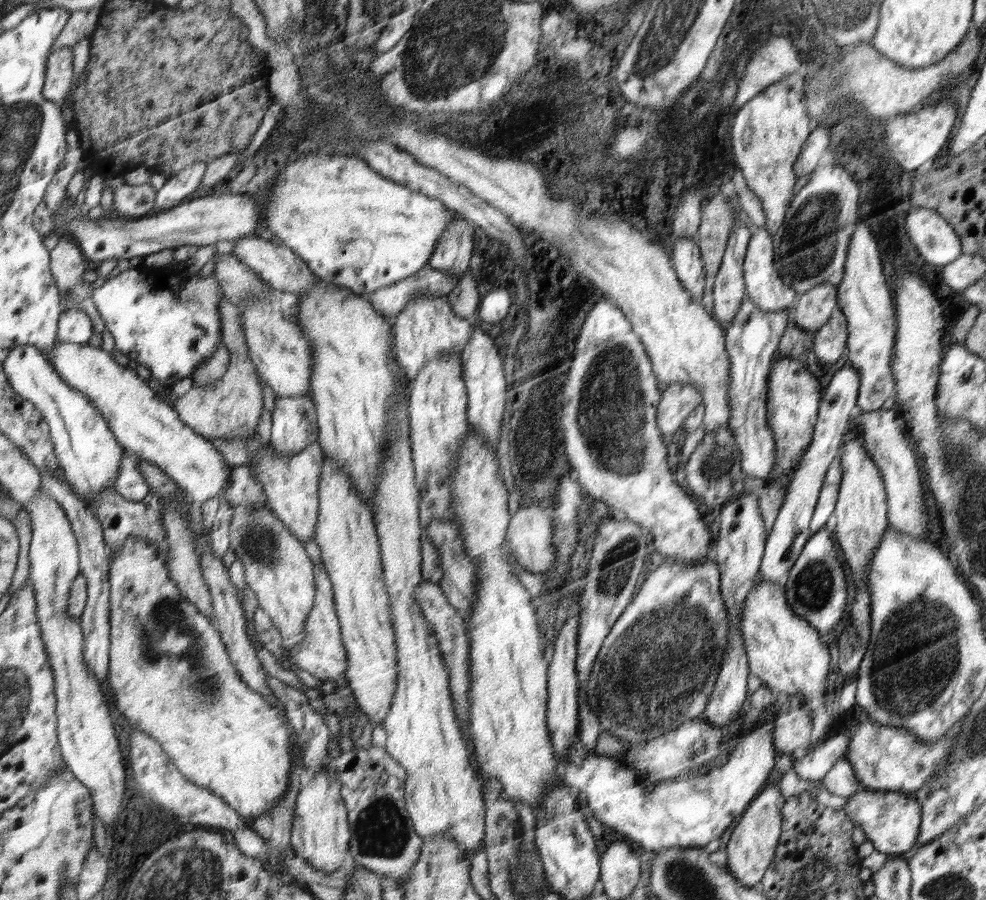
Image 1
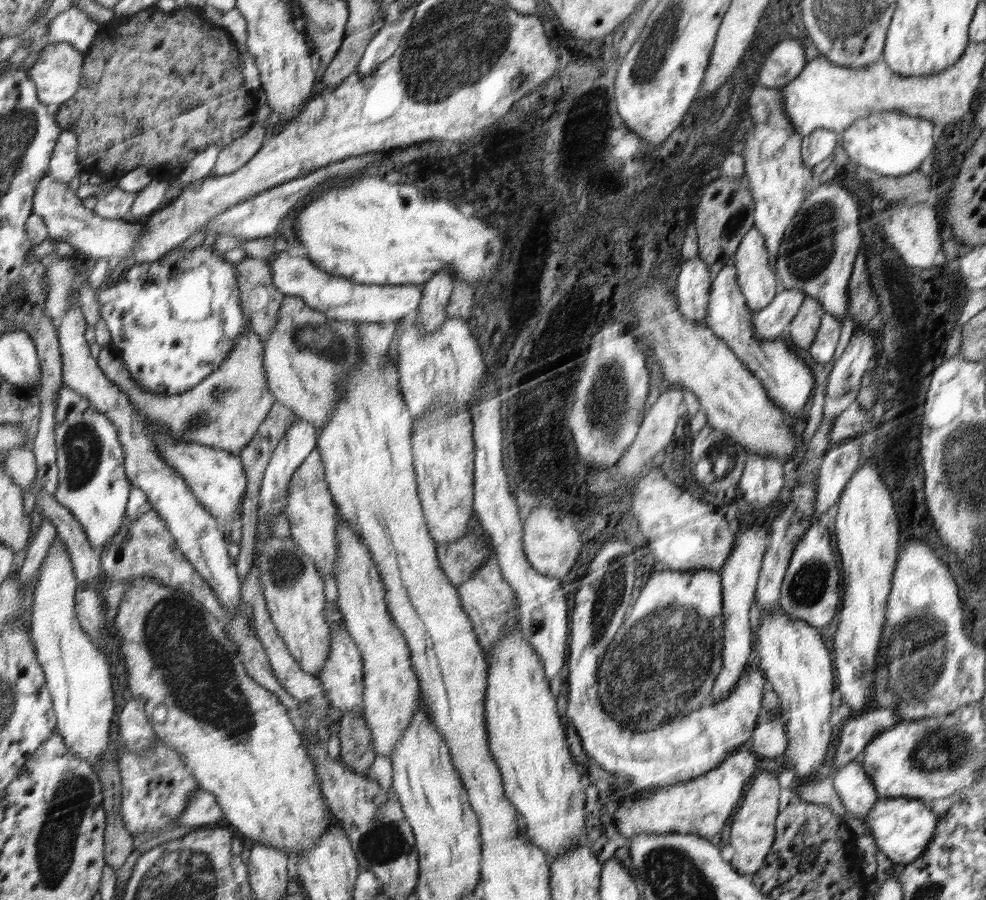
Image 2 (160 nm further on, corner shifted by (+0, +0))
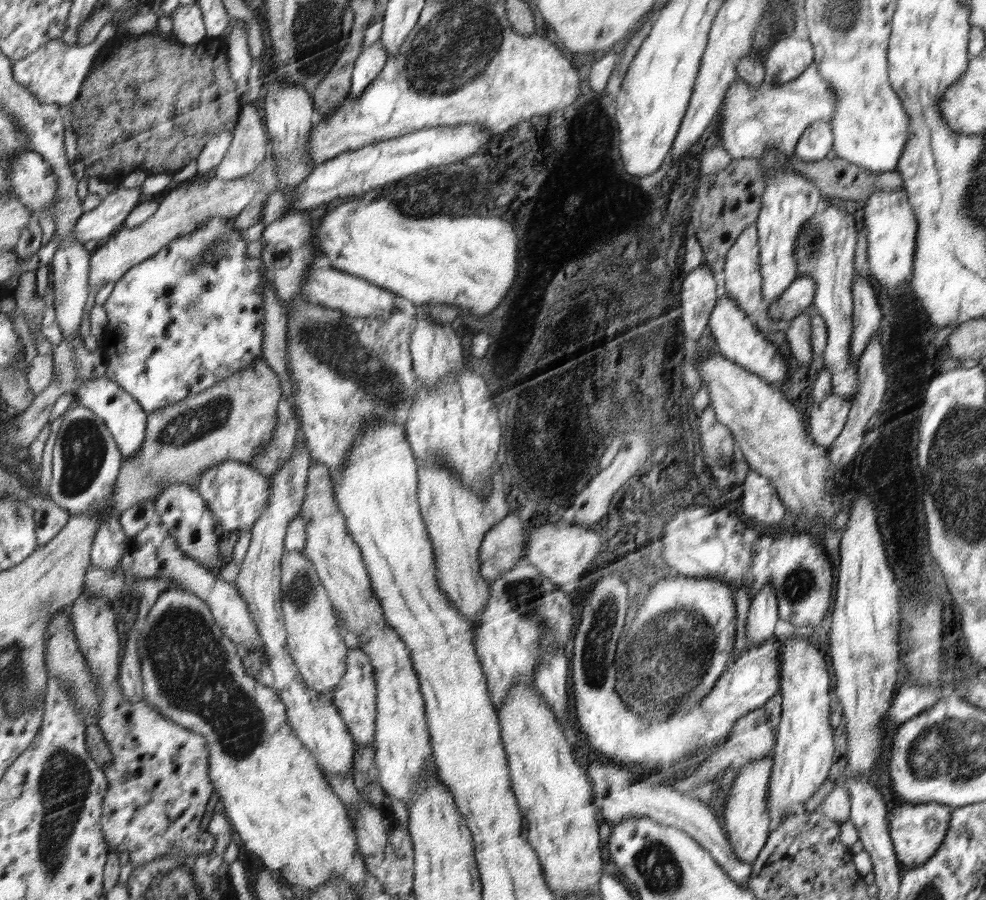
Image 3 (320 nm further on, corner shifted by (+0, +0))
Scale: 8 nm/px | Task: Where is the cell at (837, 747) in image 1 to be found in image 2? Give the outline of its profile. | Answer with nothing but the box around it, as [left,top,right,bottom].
[833,707,900,770]

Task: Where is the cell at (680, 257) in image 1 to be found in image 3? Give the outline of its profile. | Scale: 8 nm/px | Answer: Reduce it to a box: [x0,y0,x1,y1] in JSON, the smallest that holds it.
[682,263,720,344]

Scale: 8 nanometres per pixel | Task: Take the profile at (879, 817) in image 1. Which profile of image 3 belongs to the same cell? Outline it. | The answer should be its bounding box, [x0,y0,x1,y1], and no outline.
[887,803,951,868]

